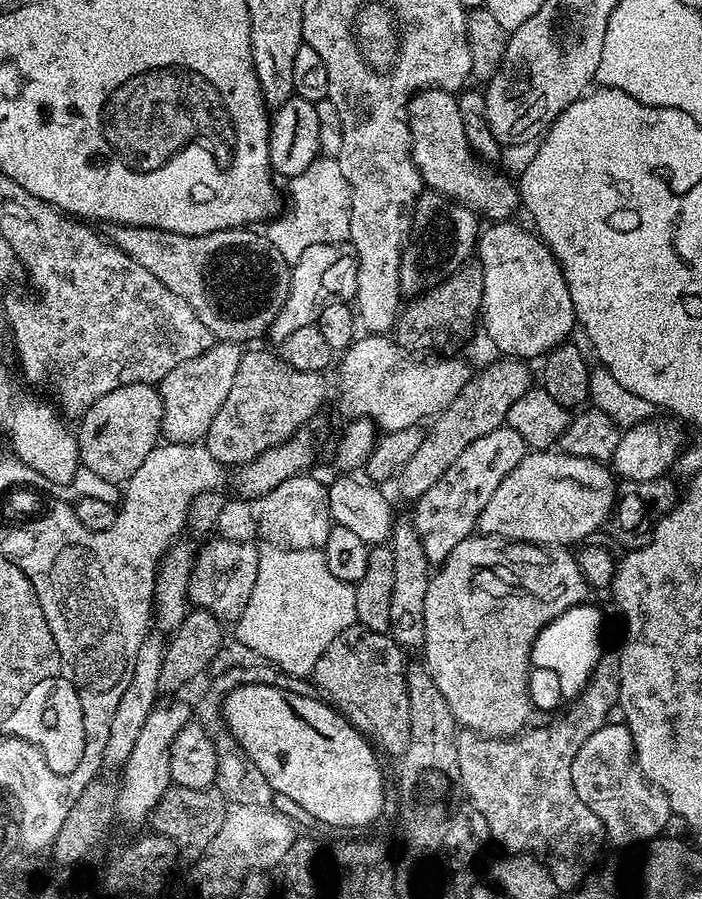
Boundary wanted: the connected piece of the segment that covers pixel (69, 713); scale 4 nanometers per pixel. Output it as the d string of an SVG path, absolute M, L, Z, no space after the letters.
M68 677L48 678L47 683L32 688L30 695L22 698L22 702L10 714L10 718L6 718L6 722L2 725L2 732L5 732L5 737L27 741L47 762L50 770L67 778L74 770L74 766L78 766L78 762L82 762L82 750L86 746L86 730L82 726L82 702L78 690Z

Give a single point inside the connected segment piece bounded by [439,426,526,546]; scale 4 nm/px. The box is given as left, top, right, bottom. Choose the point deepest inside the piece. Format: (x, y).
(488, 461)

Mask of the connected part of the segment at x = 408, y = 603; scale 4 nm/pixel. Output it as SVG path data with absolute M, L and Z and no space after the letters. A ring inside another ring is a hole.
M397 519L393 523L391 542L390 553L394 560L394 576L387 627L390 629L392 639L401 648L420 650L424 647L424 611L426 610L426 590L430 579L428 552L424 549L424 544L420 541L415 526L408 520Z

